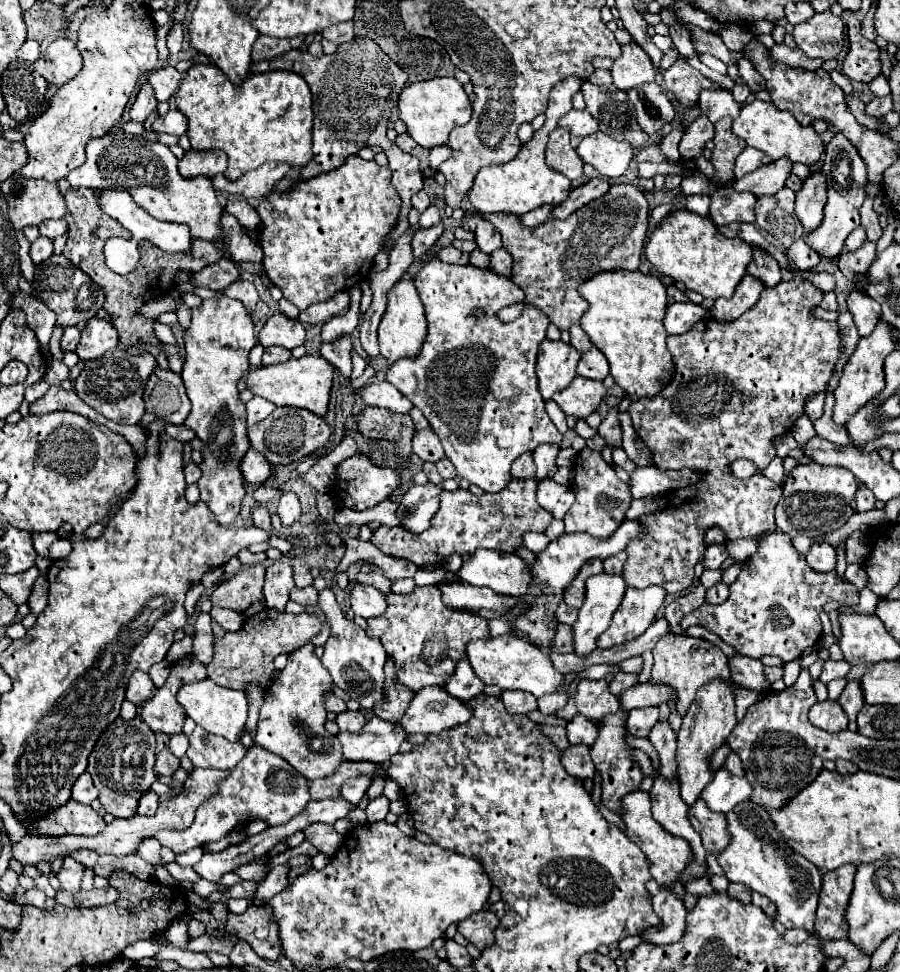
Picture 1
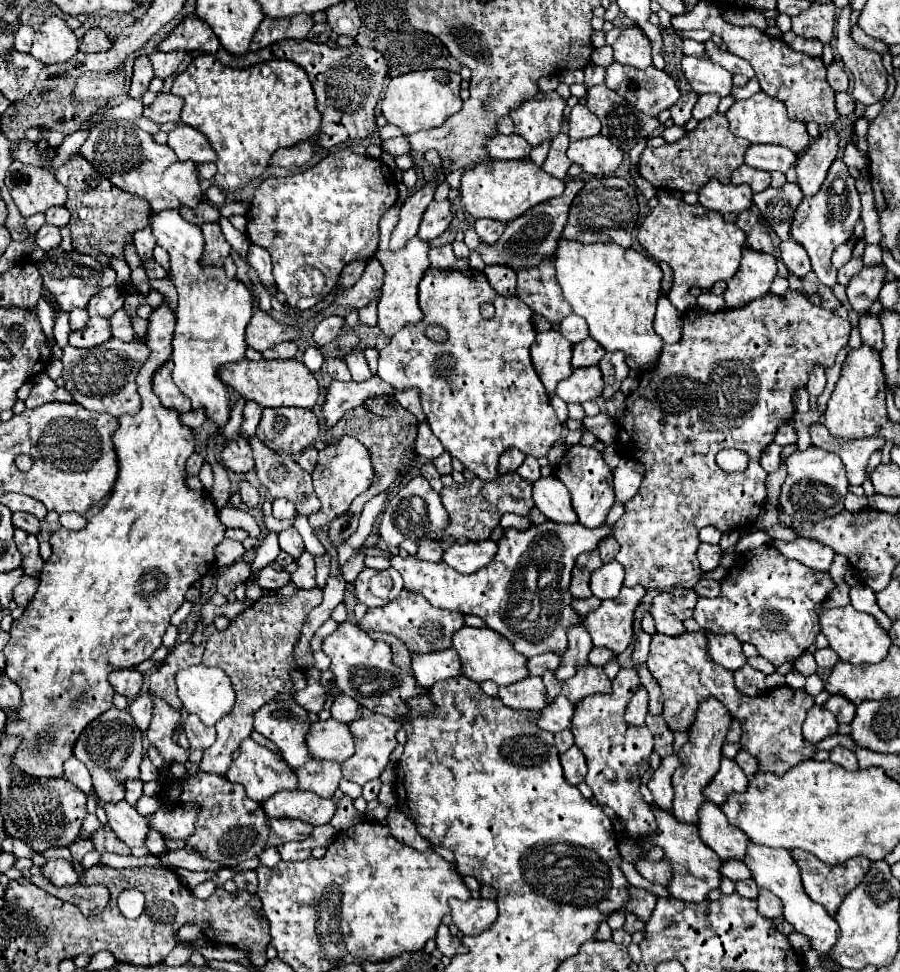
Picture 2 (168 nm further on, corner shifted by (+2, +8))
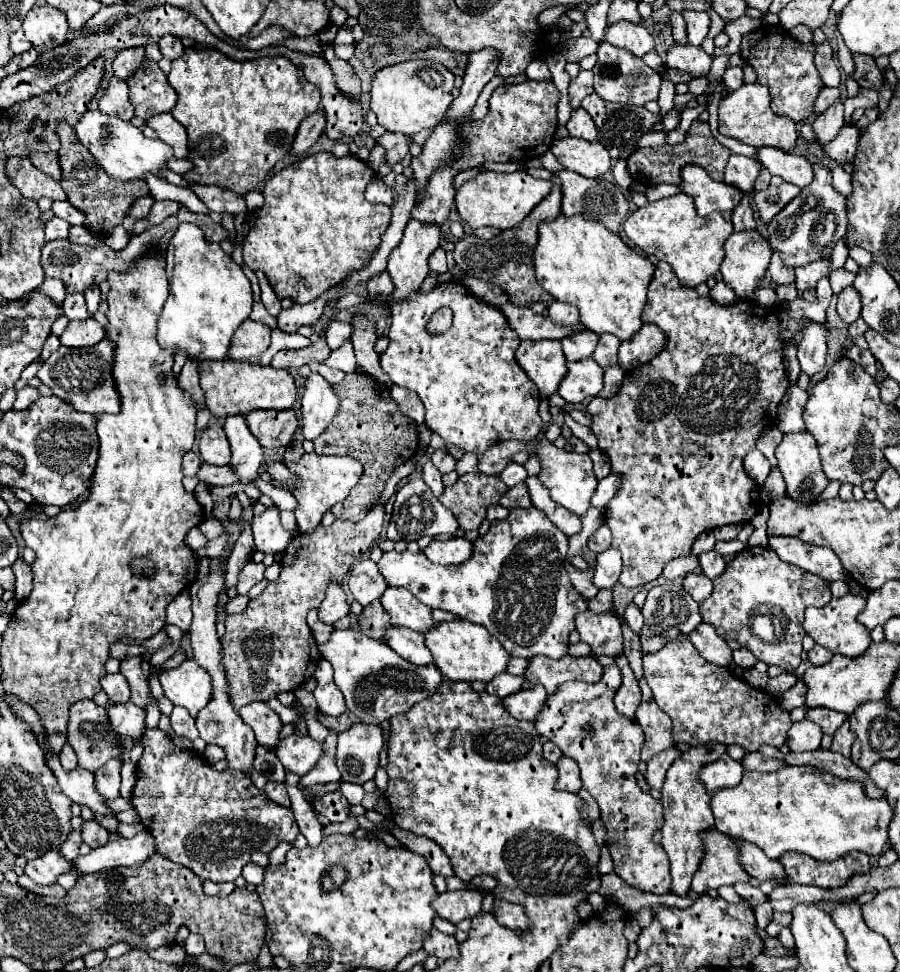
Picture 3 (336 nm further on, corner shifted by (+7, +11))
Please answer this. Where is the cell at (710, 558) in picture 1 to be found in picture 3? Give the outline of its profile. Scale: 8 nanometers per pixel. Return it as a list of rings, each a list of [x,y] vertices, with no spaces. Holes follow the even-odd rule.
[[[714,550],[700,554],[700,556],[698,556],[698,560],[700,560],[700,568],[702,568],[702,572],[704,572],[710,580],[714,580],[716,576],[724,574],[726,562],[724,562],[724,558],[722,558],[720,554],[716,554]]]

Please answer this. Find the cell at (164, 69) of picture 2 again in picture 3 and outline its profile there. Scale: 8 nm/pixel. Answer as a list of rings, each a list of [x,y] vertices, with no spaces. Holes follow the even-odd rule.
[[[162,36],[160,38],[160,52],[164,58],[170,58],[170,60],[176,60],[182,52],[184,52],[184,46],[182,46],[182,40],[178,36]]]

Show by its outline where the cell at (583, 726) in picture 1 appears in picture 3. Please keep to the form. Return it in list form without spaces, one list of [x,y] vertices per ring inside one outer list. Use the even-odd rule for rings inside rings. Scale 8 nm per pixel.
[[[540,686],[534,688],[522,688],[520,692],[514,692],[512,696],[506,696],[502,700],[504,708],[508,708],[510,716],[514,716],[516,720],[536,720],[536,714],[540,712],[540,708],[544,706],[544,700],[548,698],[546,690]]]

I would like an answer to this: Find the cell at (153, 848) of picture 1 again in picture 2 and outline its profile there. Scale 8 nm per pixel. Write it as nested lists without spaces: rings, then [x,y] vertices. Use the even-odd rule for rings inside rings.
[[[97,801],[109,817],[109,827],[117,833],[117,837],[127,845],[127,847],[143,847],[145,839],[147,839],[147,831],[149,825],[145,821],[145,817],[141,817],[137,813],[135,807],[131,807],[125,801],[119,803],[101,803]]]

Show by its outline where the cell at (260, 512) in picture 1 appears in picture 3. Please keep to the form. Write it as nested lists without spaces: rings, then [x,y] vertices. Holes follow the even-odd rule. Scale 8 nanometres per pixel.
[[[202,464],[200,472],[196,474],[196,478],[198,478],[198,482],[202,482],[206,486],[228,486],[228,484],[238,482],[236,474],[232,474],[230,466],[208,466],[208,464]]]

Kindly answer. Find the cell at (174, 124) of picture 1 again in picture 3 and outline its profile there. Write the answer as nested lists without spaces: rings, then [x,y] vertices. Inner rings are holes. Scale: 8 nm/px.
[[[150,58],[142,60],[140,68],[136,68],[126,84],[130,90],[130,102],[134,106],[134,116],[144,120],[162,112],[170,112],[178,100],[178,94],[168,84],[166,74]]]

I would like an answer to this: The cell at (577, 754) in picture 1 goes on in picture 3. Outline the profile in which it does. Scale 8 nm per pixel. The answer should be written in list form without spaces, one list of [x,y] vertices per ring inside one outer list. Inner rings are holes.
[[[562,756],[560,762],[556,764],[558,768],[558,782],[556,782],[556,790],[566,790],[572,794],[578,794],[582,788],[582,780],[580,780],[580,770],[578,764],[572,758]]]

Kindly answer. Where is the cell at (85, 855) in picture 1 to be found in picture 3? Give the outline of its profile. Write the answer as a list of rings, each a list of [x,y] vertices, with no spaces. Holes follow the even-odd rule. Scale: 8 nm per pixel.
[[[70,832],[68,840],[66,840],[66,842],[62,844],[62,848],[60,848],[62,856],[64,856],[66,860],[74,860],[74,858],[78,856],[78,848],[80,848],[80,844],[82,844],[82,836],[80,836],[80,832]]]

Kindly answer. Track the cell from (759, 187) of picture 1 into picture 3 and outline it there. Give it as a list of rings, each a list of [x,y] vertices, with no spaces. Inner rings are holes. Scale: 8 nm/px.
[[[732,154],[728,164],[726,164],[724,182],[740,188],[742,192],[752,192],[754,180],[758,178],[758,172],[760,172],[760,162],[758,160]]]

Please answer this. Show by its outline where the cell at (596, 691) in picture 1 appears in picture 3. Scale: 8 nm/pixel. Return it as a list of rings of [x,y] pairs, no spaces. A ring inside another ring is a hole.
[[[566,654],[560,660],[552,660],[546,656],[534,656],[528,662],[526,670],[526,686],[542,684],[546,692],[556,692],[556,688],[570,680],[582,682],[598,682],[602,678],[602,666],[594,656],[570,656]]]

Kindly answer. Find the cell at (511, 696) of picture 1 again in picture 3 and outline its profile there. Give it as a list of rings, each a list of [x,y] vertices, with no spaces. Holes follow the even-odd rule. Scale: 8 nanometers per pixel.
[[[502,672],[500,676],[494,676],[490,682],[486,682],[486,692],[498,698],[504,698],[508,694],[518,692],[522,684],[524,684],[524,676],[512,676],[512,674]]]

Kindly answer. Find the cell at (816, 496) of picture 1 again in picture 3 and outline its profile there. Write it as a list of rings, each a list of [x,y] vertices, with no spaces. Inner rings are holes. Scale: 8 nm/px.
[[[810,432],[784,434],[782,442],[776,446],[776,458],[790,498],[808,504],[828,486],[816,438]]]

